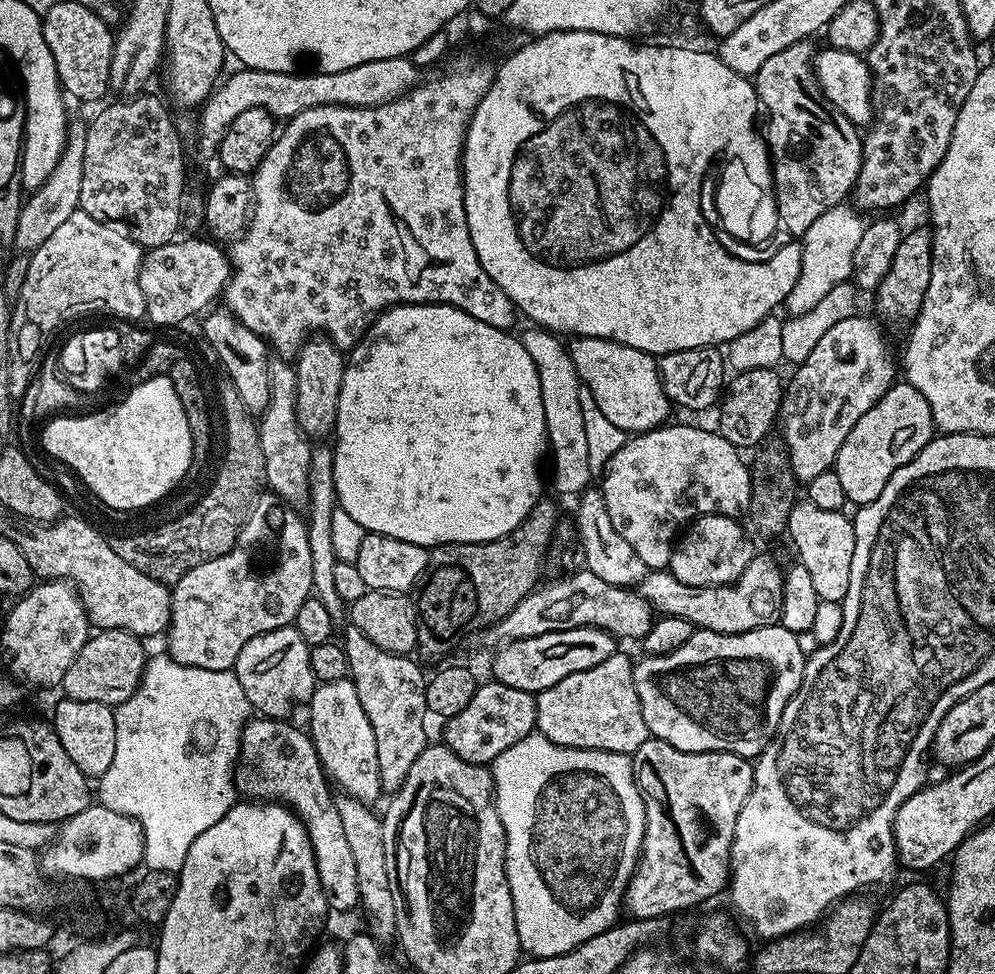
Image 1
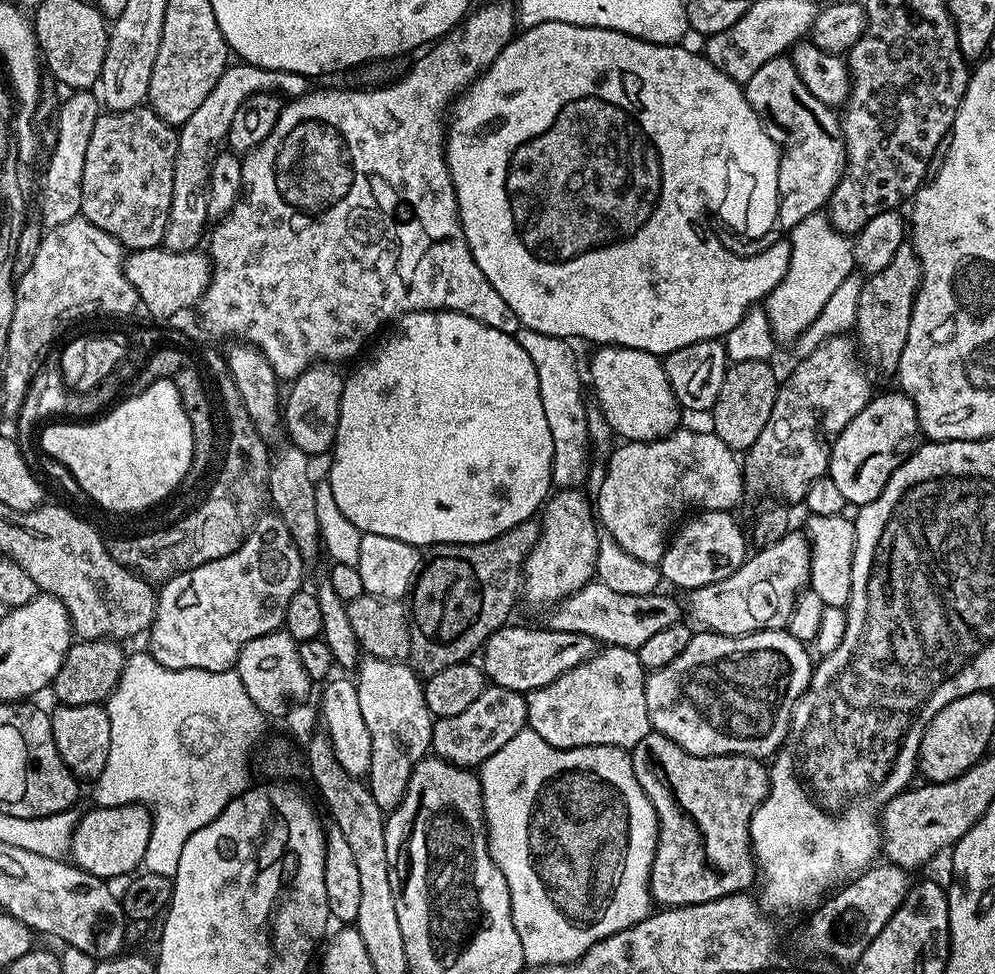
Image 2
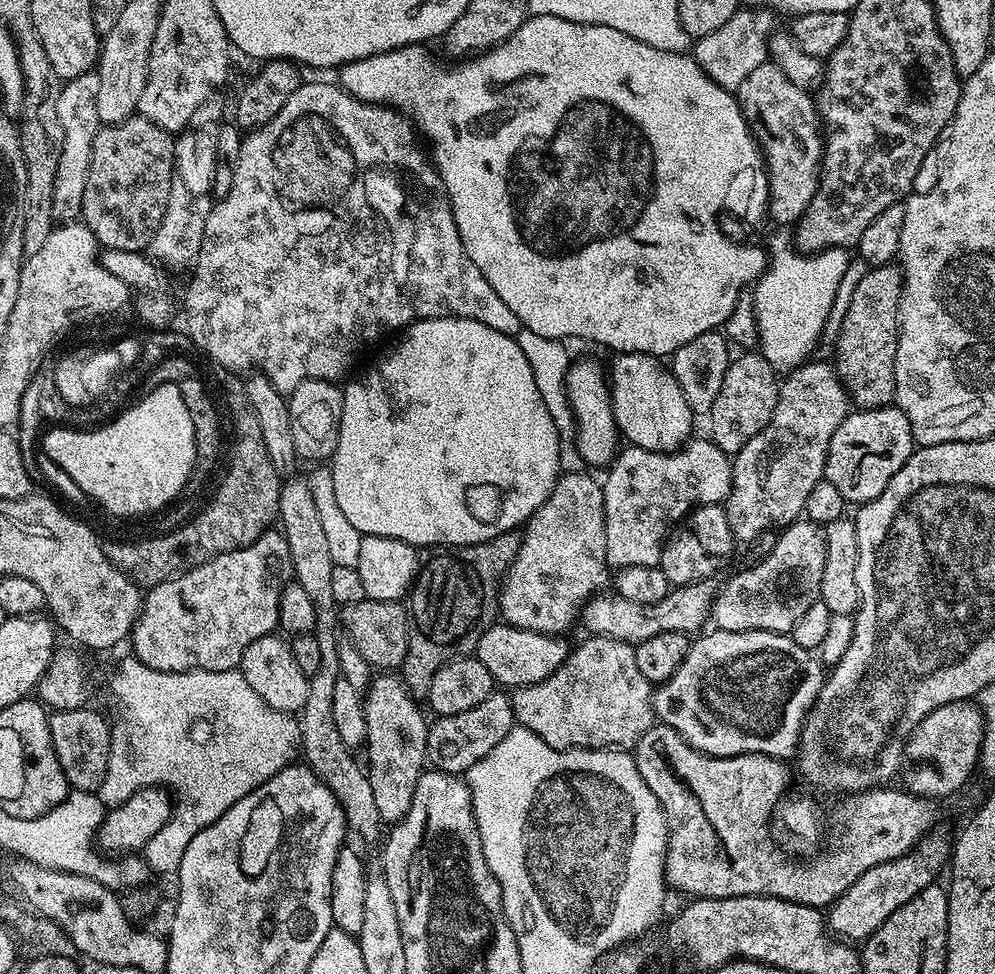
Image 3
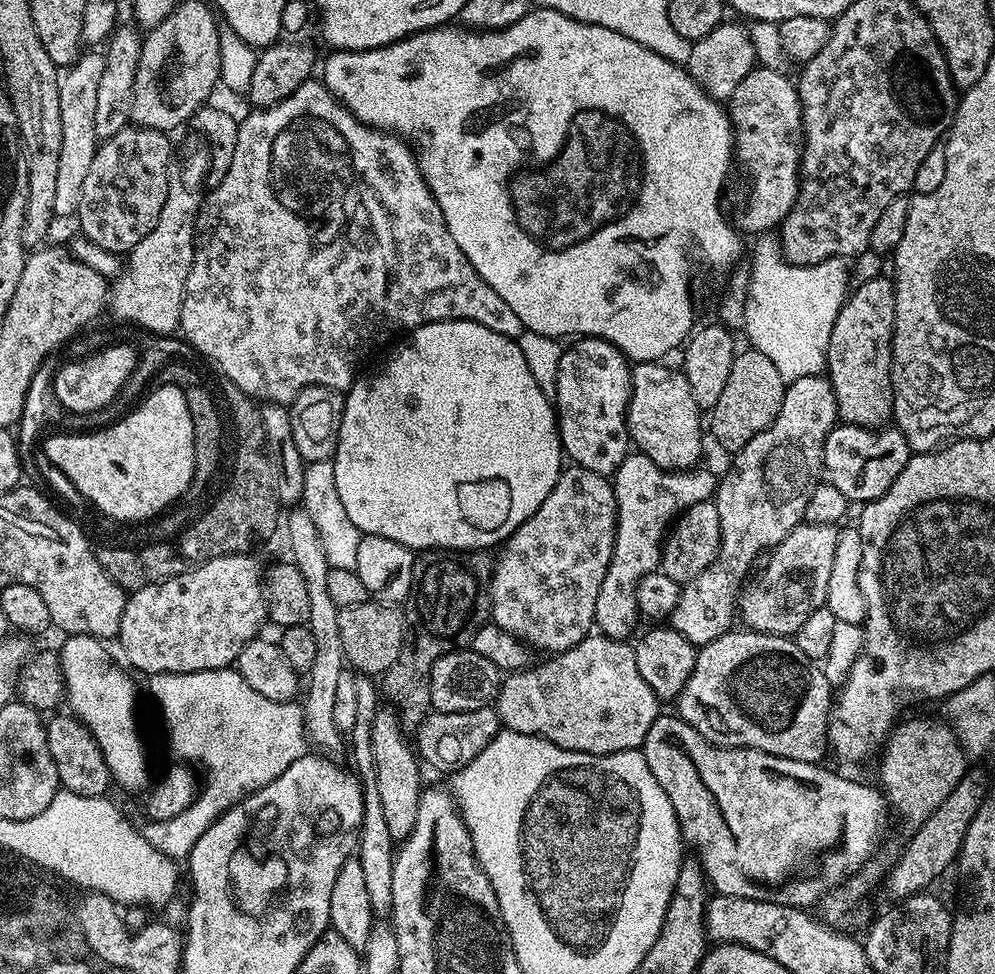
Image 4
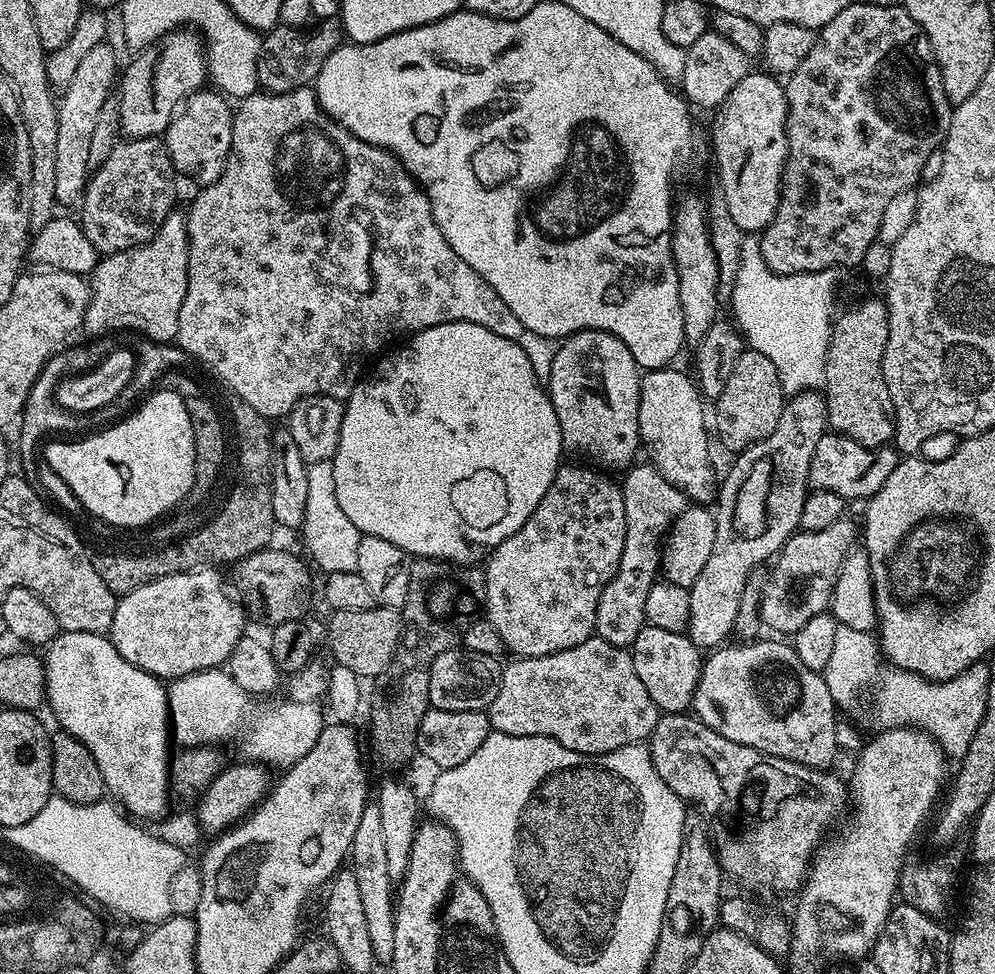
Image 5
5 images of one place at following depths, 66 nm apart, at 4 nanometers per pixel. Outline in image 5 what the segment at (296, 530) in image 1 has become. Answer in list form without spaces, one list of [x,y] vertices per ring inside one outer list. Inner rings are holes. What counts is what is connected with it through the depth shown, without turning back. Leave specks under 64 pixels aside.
[[[205,566],[189,572],[170,574],[121,595],[116,601],[110,633],[118,654],[122,654],[126,662],[138,666],[138,670],[146,670],[164,682],[178,680],[195,672],[219,669],[227,661],[241,636],[245,635],[246,608],[239,599],[232,600],[231,594],[224,589],[223,578],[216,572],[219,571],[215,567]]]

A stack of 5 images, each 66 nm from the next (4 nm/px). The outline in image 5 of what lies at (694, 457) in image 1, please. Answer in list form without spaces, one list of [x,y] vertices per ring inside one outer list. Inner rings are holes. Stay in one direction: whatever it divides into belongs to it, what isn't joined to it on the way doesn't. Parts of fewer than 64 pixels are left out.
[[[637,463],[623,473],[625,476],[620,493],[626,506],[626,542],[622,542],[622,558],[618,562],[618,570],[602,590],[598,606],[594,609],[595,635],[619,648],[631,646],[634,638],[638,638],[646,626],[646,594],[650,594],[650,586],[658,580],[662,541],[667,537],[672,523],[690,504],[684,491],[662,478],[662,474],[651,463],[643,463]]]

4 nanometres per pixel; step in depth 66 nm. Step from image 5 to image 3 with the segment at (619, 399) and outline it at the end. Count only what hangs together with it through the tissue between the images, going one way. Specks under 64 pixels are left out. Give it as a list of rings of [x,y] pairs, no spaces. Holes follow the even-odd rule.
[[[577,359],[570,365],[566,386],[567,398],[576,420],[575,448],[580,452],[585,465],[607,467],[619,451],[620,435],[613,418],[611,387],[605,369],[603,372],[594,360]]]

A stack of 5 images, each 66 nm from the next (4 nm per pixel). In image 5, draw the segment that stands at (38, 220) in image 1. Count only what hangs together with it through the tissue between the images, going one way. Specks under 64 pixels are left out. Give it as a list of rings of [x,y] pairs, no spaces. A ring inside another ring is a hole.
[[[105,42],[94,46],[94,50],[90,50],[90,54],[82,58],[82,62],[78,62],[74,78],[70,78],[58,100],[58,159],[54,194],[57,205],[64,210],[75,209],[83,201],[84,191],[88,189],[90,141],[94,134],[94,125],[102,106],[113,95],[114,85],[118,80],[116,52],[110,45],[111,43]]]

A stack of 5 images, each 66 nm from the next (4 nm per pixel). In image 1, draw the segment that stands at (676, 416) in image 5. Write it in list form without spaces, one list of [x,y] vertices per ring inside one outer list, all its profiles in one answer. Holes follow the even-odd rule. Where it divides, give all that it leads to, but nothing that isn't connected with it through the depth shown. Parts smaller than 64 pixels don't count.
[[[582,336],[572,342],[570,351],[581,385],[594,394],[594,402],[598,402],[602,414],[606,414],[606,419],[614,422],[618,430],[629,434],[649,432],[669,419],[670,401],[660,381],[657,357],[634,350],[634,346],[622,346],[622,342],[602,338]]]

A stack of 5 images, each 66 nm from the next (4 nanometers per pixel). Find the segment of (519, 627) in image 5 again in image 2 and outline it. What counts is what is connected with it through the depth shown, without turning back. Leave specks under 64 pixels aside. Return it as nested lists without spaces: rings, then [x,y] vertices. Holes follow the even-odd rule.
[[[560,490],[543,505],[539,517],[540,537],[524,563],[522,596],[525,601],[551,606],[593,583],[602,532],[593,501],[589,497],[587,500],[582,493],[580,490]]]

